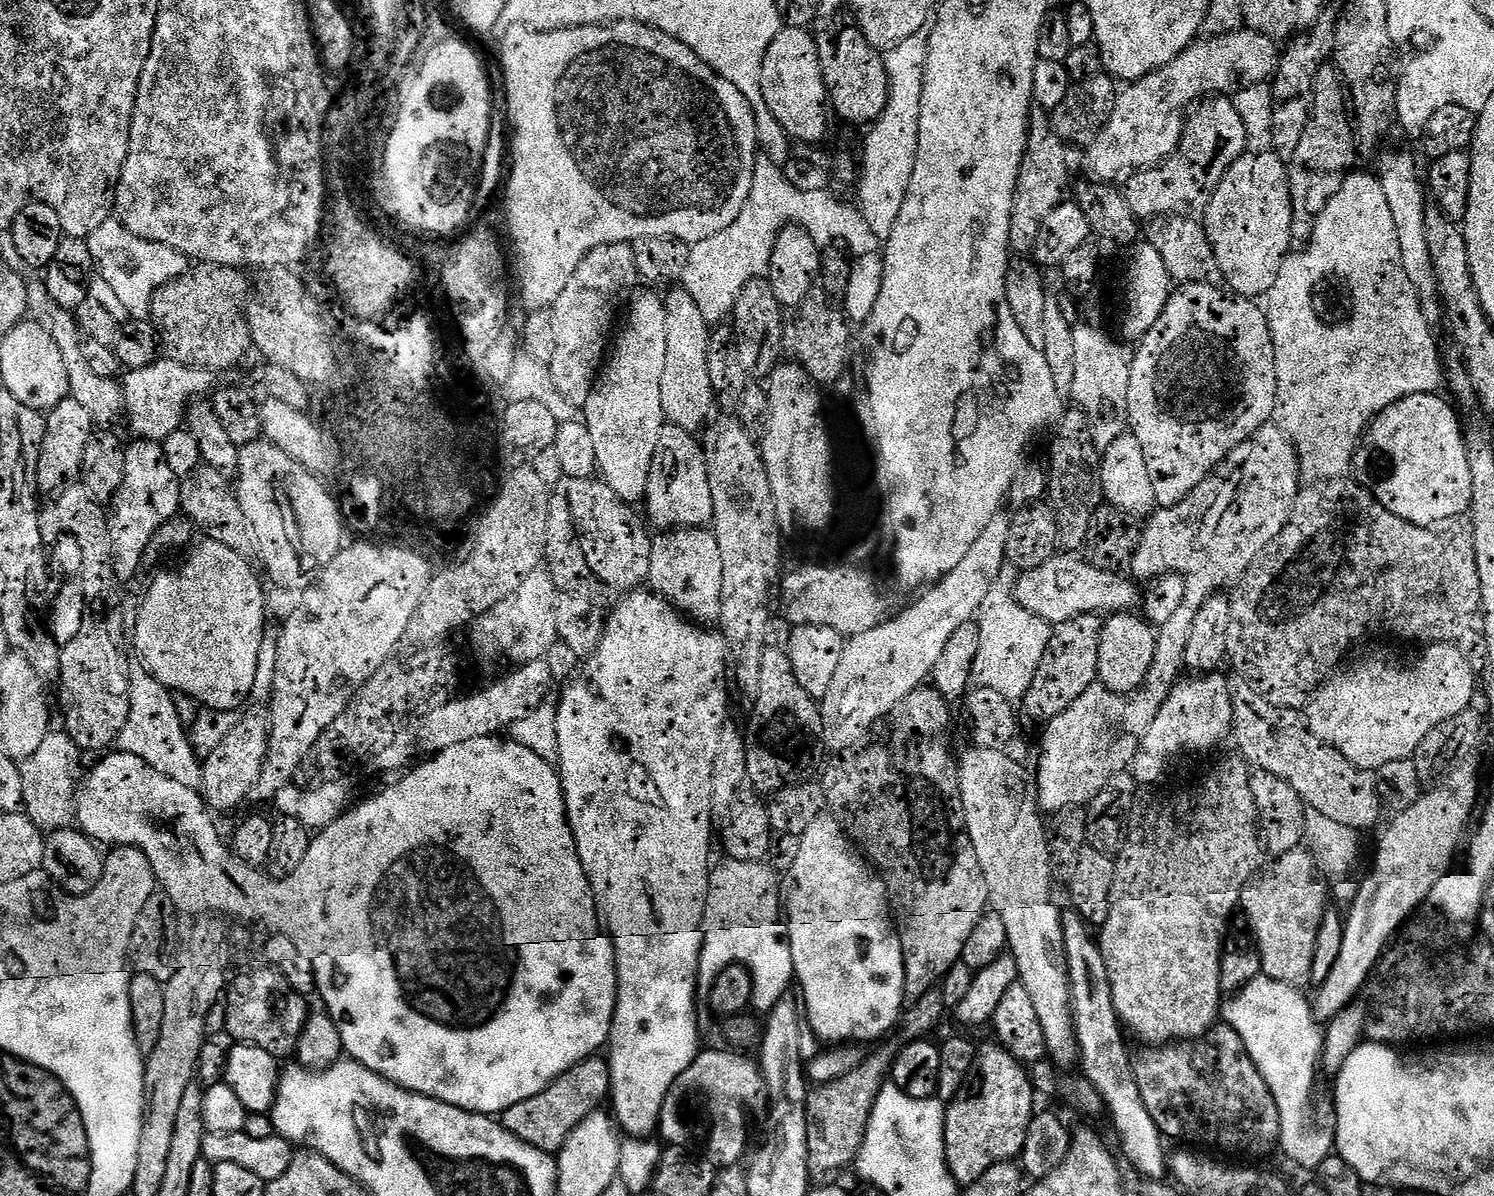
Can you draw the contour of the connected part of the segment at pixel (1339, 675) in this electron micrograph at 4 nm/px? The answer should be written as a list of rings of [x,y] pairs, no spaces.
[[[1429,644],[1423,649],[1424,657],[1416,660],[1412,664],[1412,668],[1391,668],[1388,664],[1383,664],[1380,660],[1372,660],[1369,664],[1360,664],[1357,668],[1345,667],[1343,670],[1337,671],[1335,675],[1324,681],[1324,684],[1312,697],[1306,708],[1306,723],[1312,732],[1323,744],[1329,744],[1334,750],[1338,750],[1350,761],[1354,766],[1365,770],[1379,770],[1390,762],[1398,762],[1415,757],[1416,751],[1422,746],[1424,739],[1432,733],[1440,724],[1445,724],[1450,718],[1454,718],[1458,714],[1469,711],[1473,707],[1472,695],[1476,692],[1476,676],[1472,673],[1472,664],[1467,655],[1453,644]]]

